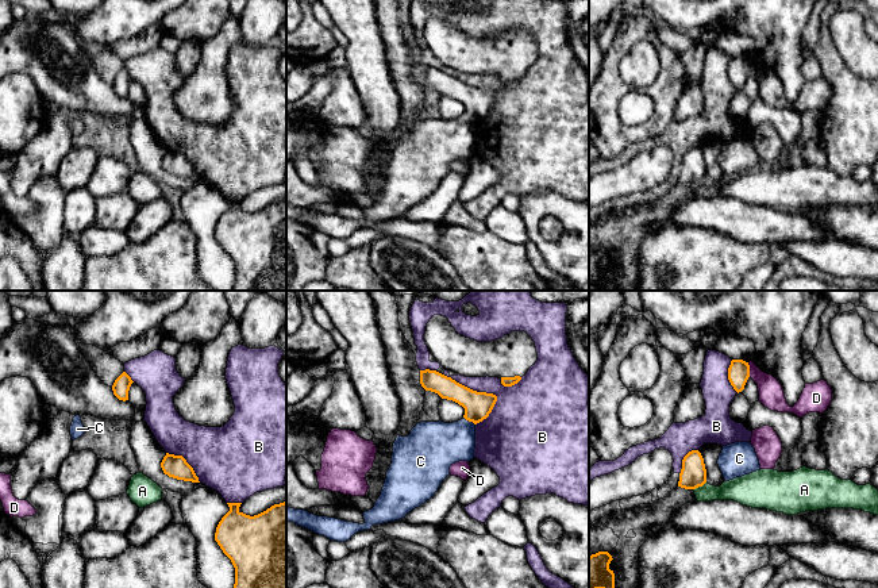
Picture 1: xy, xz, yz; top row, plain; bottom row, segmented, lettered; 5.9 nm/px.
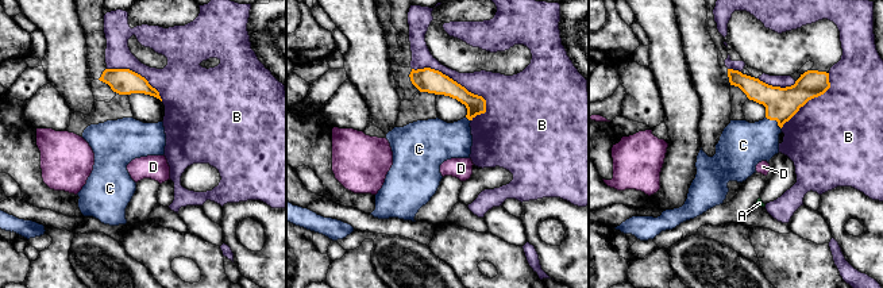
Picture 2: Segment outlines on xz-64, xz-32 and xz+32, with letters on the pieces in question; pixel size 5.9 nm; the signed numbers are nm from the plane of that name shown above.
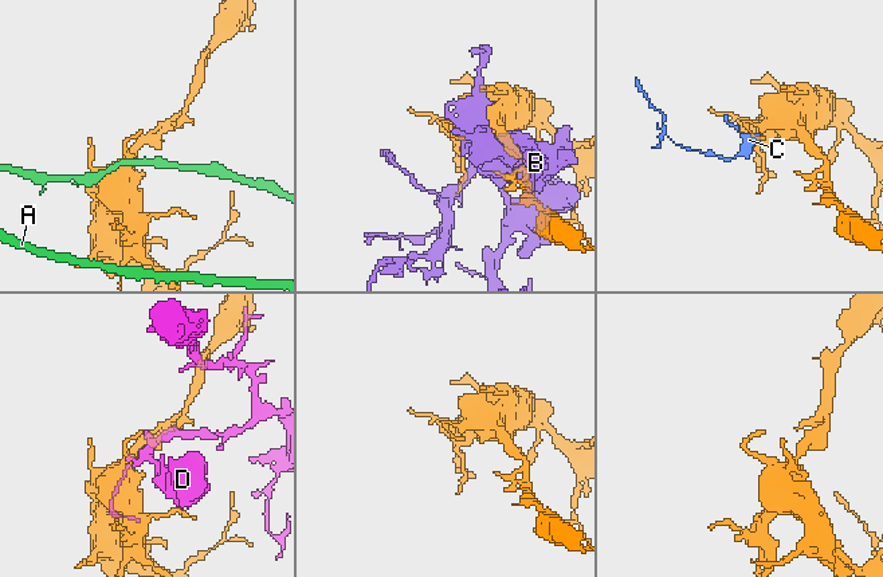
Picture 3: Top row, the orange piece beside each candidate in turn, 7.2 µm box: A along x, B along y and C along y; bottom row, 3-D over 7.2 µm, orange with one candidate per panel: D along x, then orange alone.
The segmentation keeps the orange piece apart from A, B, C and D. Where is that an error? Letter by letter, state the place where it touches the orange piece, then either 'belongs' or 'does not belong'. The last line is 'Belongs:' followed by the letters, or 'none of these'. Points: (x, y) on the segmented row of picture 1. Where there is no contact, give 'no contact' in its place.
A: yz (699, 485) | does not belong
B: xz (480, 392) | does not belong
C: xz (469, 421) | belongs
D: yz (749, 369) | does not belong
Belongs: C

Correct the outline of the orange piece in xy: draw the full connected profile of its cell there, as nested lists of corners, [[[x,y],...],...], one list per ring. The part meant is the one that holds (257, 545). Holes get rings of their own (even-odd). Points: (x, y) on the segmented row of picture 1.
[[[286,501],[250,516],[239,511],[242,503],[227,503],[230,511],[216,527],[215,541],[235,568],[234,588],[286,588]]]

